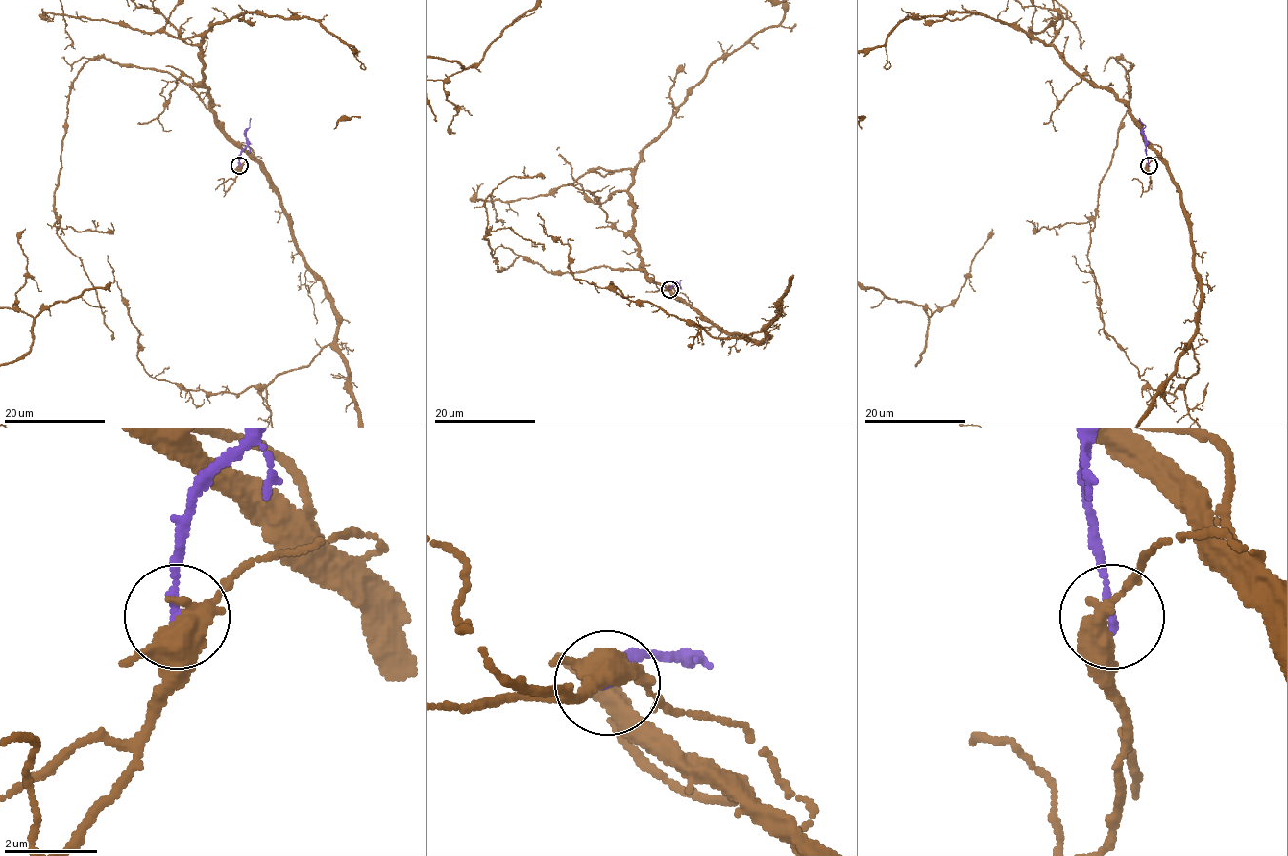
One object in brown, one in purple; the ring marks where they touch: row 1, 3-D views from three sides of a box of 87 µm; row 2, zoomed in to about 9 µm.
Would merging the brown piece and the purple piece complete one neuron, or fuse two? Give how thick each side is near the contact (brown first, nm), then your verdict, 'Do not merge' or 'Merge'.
Thickness 400 nm (brown) against 190 nm. Do not merge

